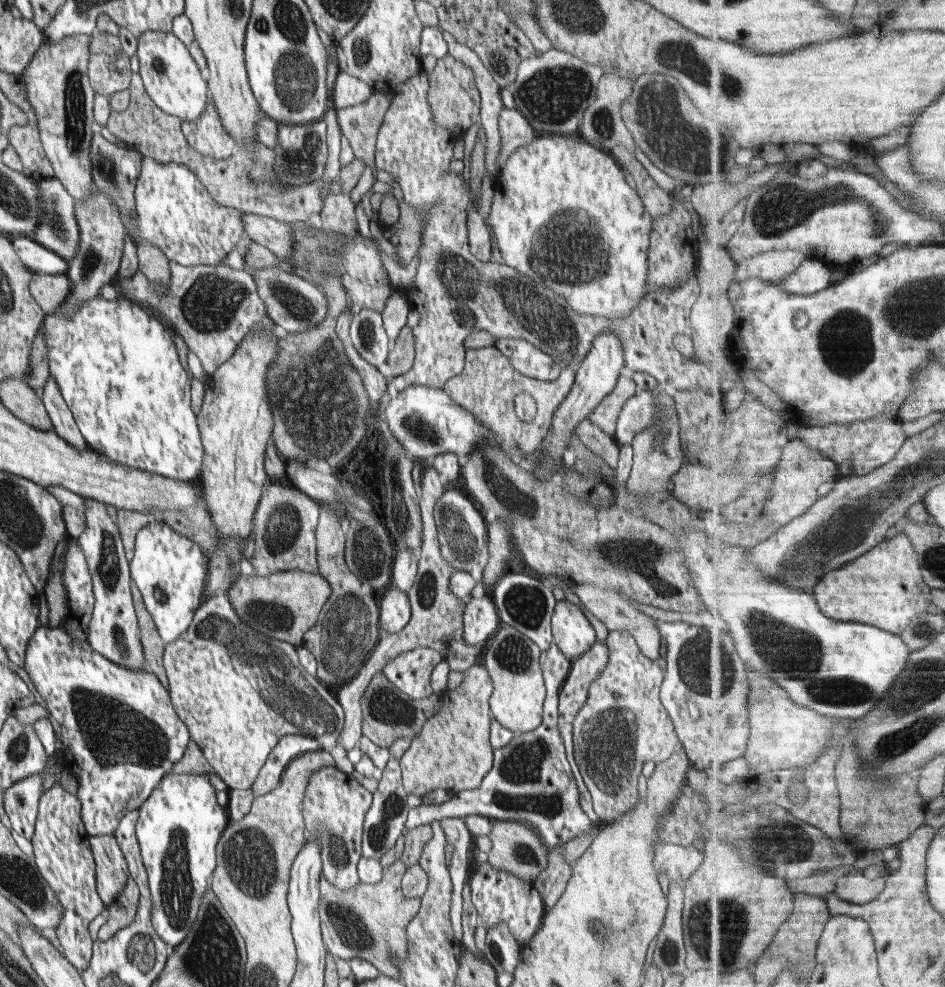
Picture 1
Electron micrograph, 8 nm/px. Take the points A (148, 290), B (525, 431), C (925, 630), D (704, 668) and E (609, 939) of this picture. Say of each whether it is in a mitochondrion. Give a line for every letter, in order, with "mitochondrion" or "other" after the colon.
A: other
B: other
C: mitochondrion
D: mitochondrion
E: mitochondrion

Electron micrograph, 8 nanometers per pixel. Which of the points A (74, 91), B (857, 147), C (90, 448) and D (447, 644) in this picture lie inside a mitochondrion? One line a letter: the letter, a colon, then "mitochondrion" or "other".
A: mitochondrion
B: other
C: other
D: other

